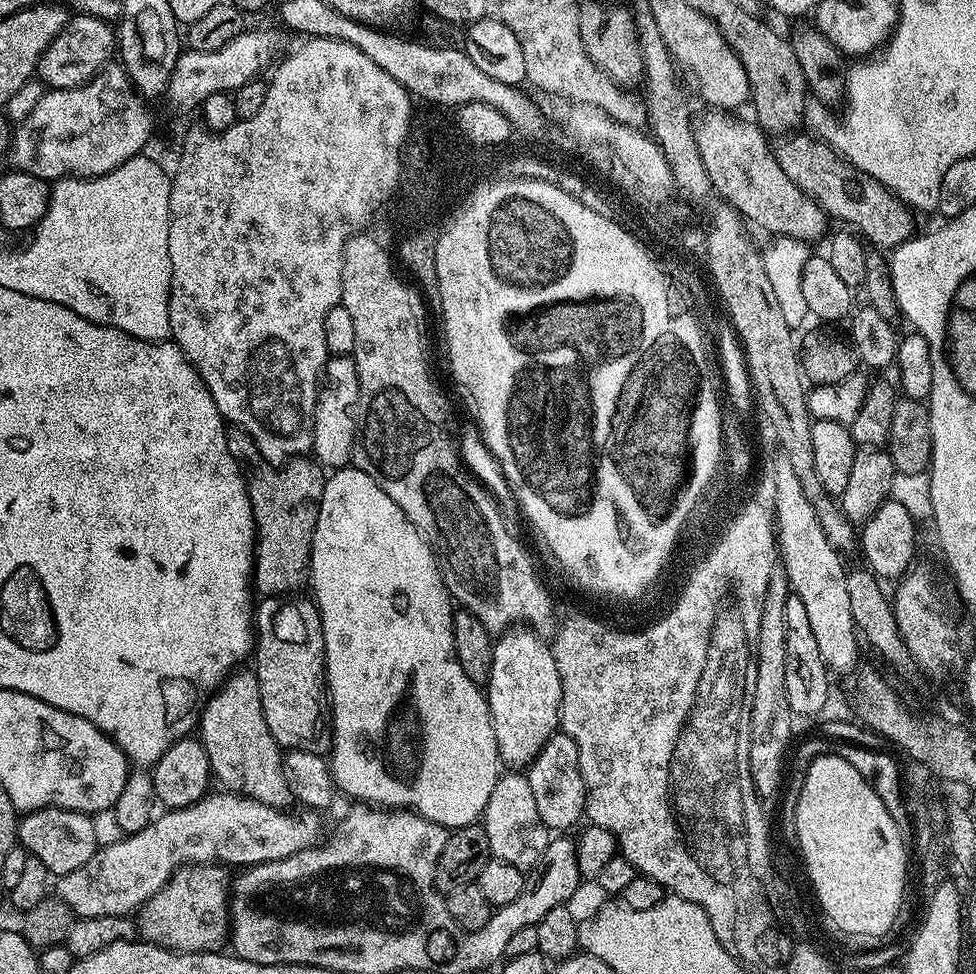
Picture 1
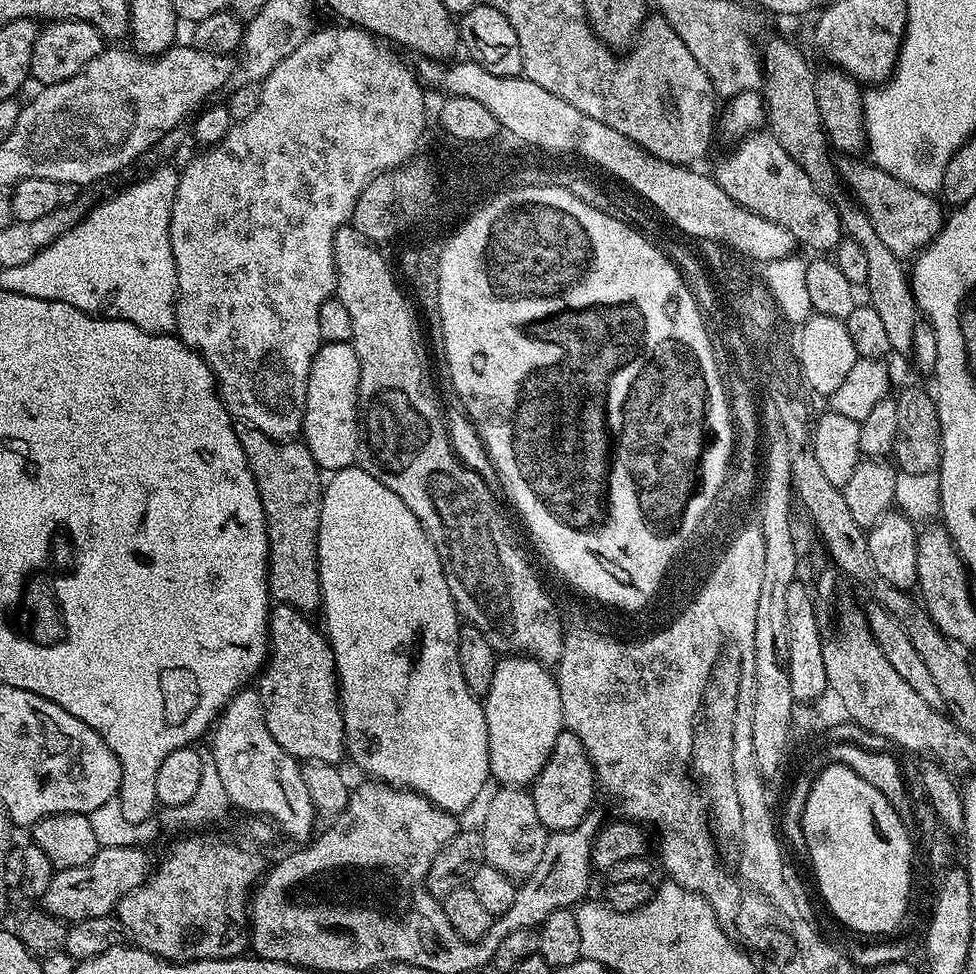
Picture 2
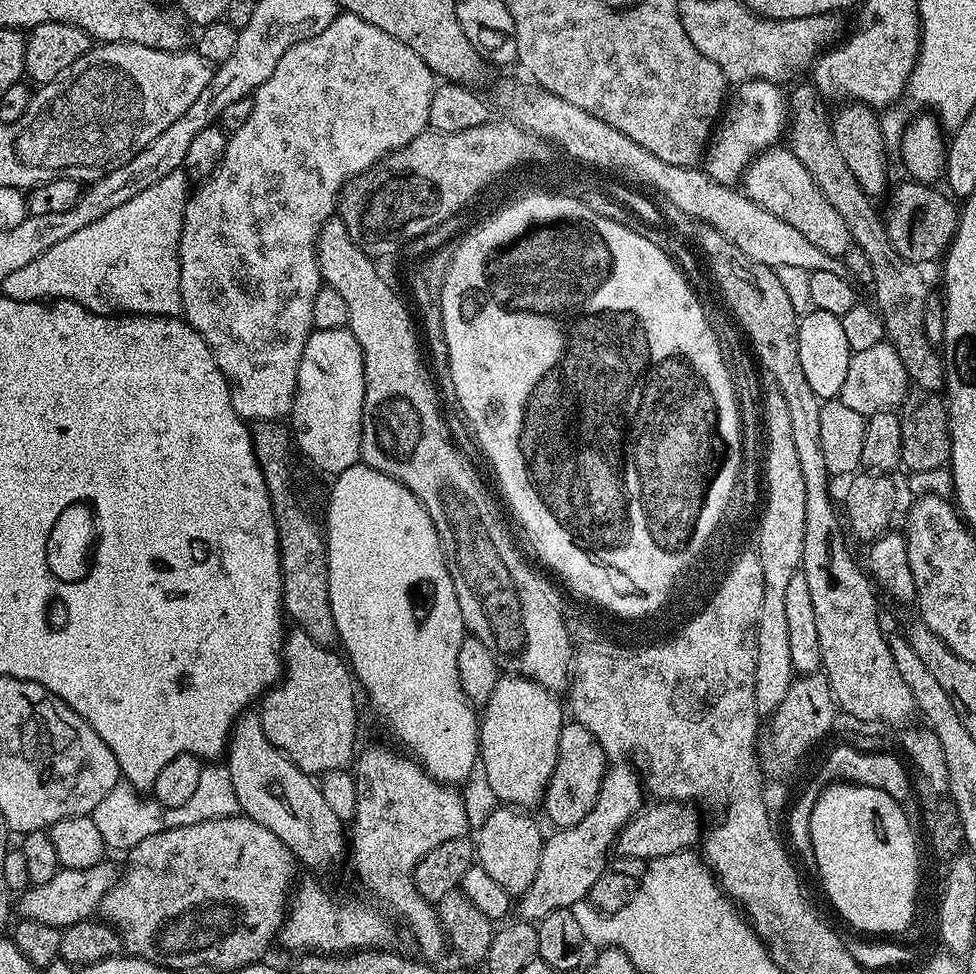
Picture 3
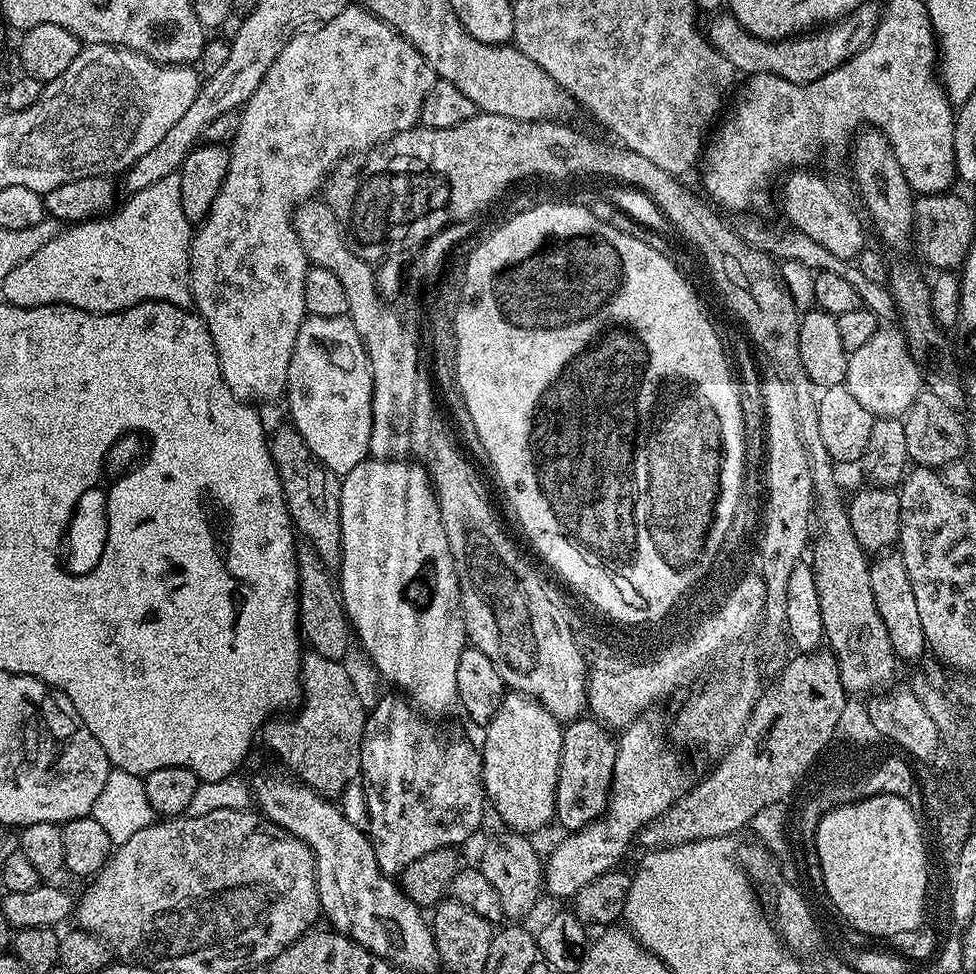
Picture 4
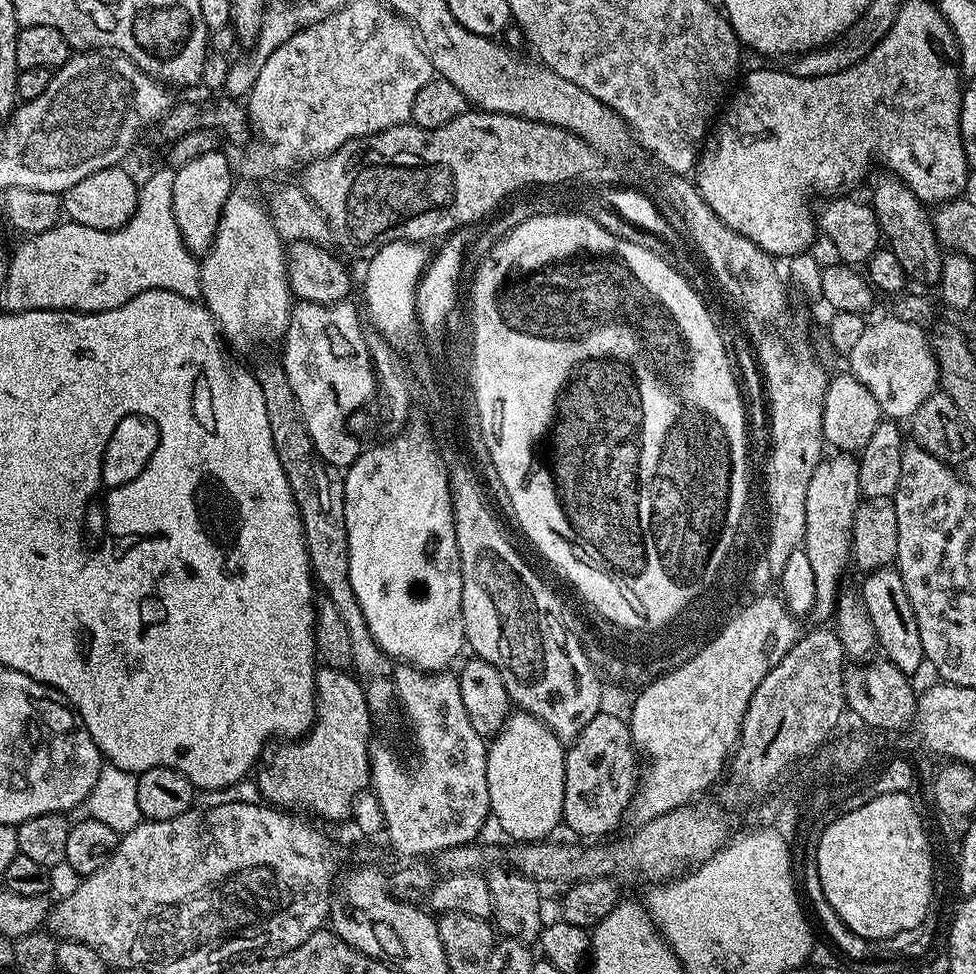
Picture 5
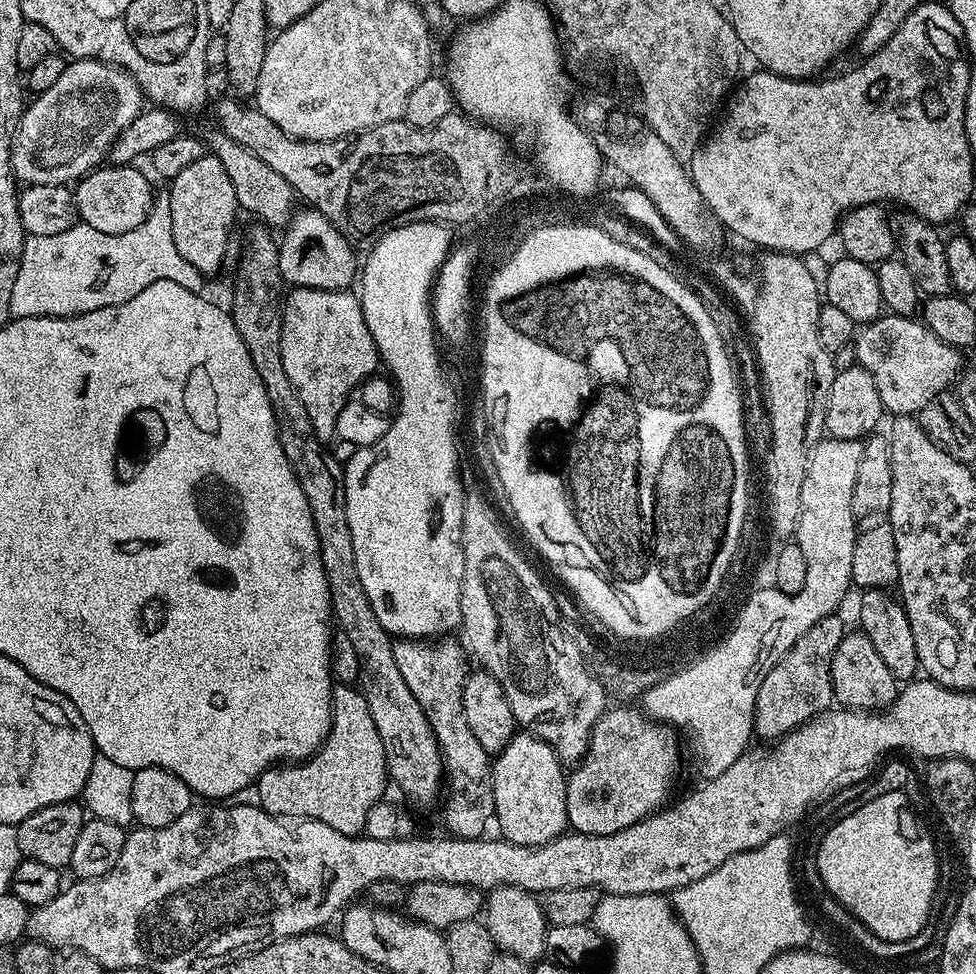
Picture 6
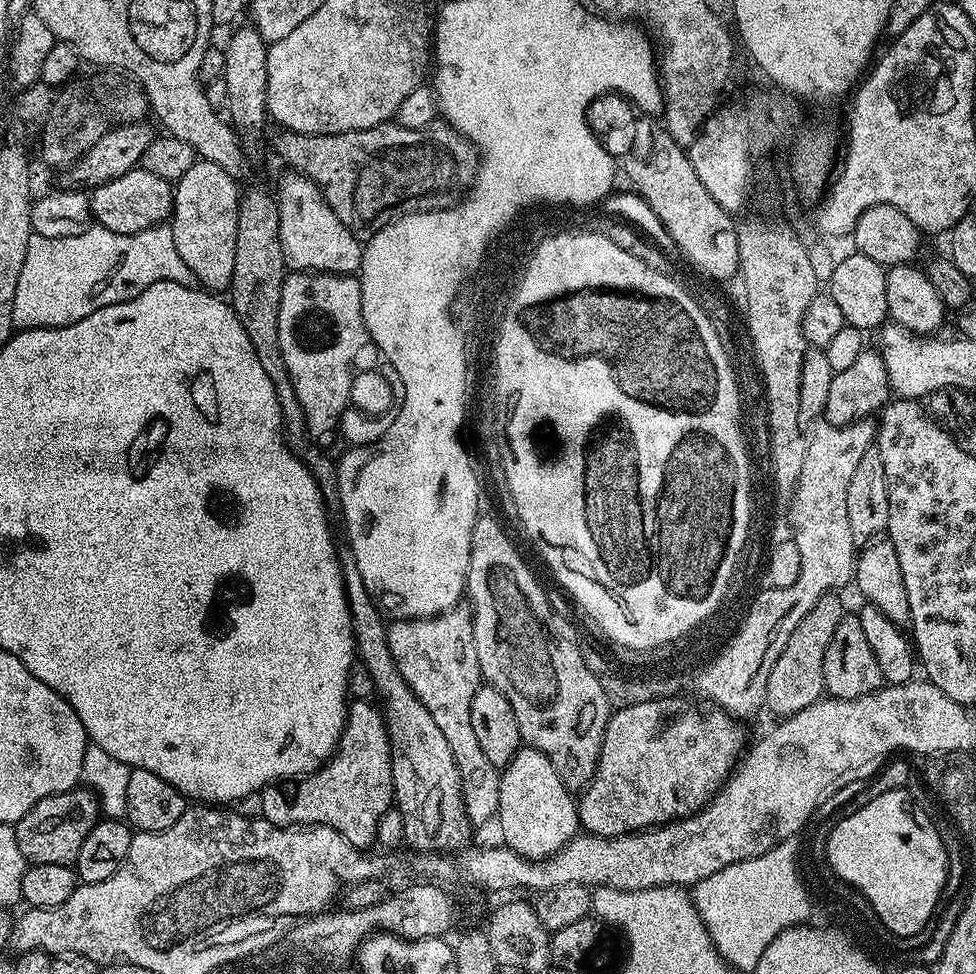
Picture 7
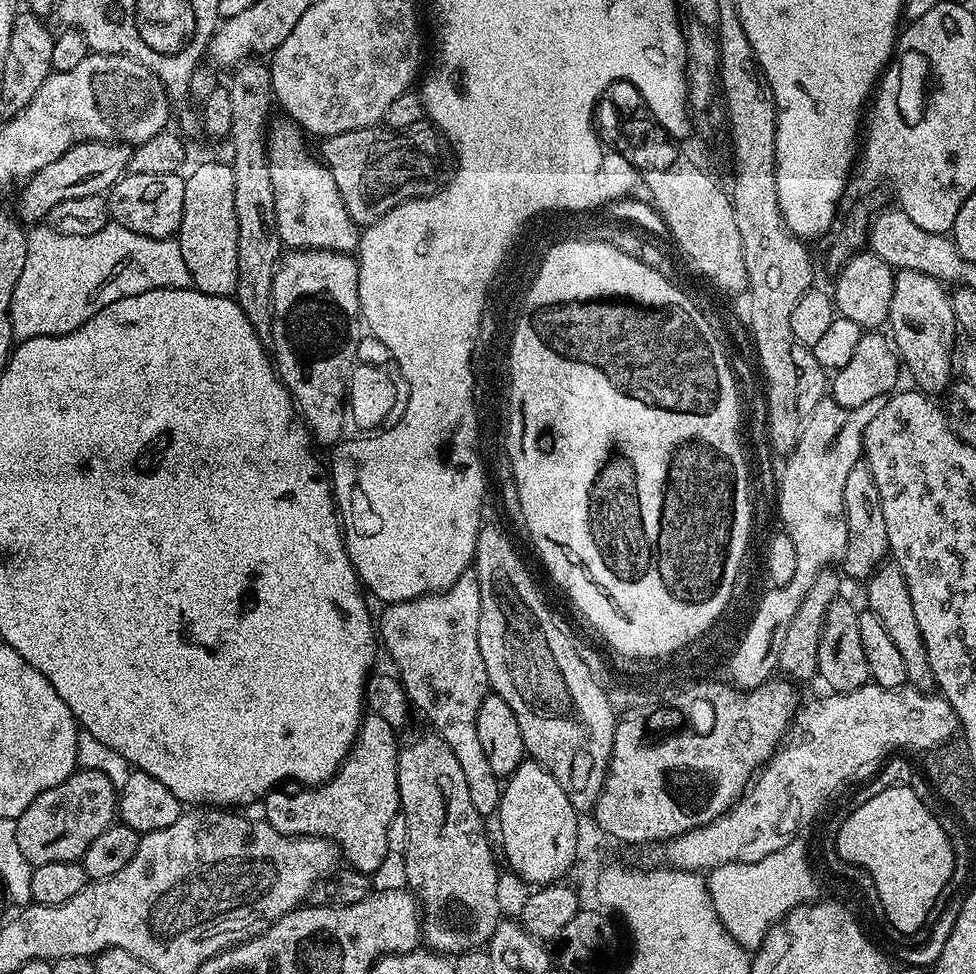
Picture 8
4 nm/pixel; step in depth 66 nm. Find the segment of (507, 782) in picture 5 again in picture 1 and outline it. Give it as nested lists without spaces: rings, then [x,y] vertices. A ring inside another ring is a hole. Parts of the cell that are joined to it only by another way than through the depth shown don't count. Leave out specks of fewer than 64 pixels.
[[[527,626],[503,633],[492,646],[492,669],[486,685],[498,754],[509,769],[524,770],[560,728],[562,682],[549,641]]]

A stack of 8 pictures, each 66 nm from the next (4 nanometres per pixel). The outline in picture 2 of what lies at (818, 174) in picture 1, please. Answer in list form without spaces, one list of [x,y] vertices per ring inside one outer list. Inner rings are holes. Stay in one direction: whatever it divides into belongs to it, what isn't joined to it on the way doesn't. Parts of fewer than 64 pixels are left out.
[[[844,156],[837,161],[841,181],[850,189],[860,209],[870,218],[878,238],[889,250],[901,258],[912,258],[927,246],[944,226],[945,209],[933,193],[914,190],[906,183],[898,182],[869,161],[860,162],[856,156]],[[937,200],[937,201],[936,201]],[[941,208],[941,209],[940,209]]]

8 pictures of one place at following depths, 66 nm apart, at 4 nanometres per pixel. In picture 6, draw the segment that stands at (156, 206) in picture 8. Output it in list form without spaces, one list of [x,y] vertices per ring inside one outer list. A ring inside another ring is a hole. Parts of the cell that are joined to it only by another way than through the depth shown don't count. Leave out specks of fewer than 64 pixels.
[[[101,166],[93,168],[87,176],[74,184],[76,215],[85,224],[102,234],[126,234],[142,222],[152,209],[154,191],[152,184],[136,166]]]

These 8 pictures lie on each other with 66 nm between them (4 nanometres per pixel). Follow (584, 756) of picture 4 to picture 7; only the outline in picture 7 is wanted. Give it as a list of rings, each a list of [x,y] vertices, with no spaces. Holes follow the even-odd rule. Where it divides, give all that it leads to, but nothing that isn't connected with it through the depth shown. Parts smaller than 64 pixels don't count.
[[[651,700],[650,702],[638,702],[634,706],[615,709],[609,715],[608,725],[604,731],[602,746],[600,747],[600,757],[596,760],[596,773],[588,781],[588,787],[579,793],[576,805],[576,812],[580,815],[580,828],[585,833],[593,836],[625,836],[631,832],[643,832],[646,828],[669,824],[672,820],[683,820],[696,812],[702,811],[708,801],[719,792],[720,787],[732,775],[733,768],[736,767],[746,748],[746,743],[744,744],[744,728],[740,725],[743,723],[724,712],[717,713],[716,715],[718,716],[712,716],[709,720],[702,721],[701,724],[696,724],[696,720],[692,716],[676,716],[673,720],[667,720],[664,717],[664,707],[666,707],[665,701]]]

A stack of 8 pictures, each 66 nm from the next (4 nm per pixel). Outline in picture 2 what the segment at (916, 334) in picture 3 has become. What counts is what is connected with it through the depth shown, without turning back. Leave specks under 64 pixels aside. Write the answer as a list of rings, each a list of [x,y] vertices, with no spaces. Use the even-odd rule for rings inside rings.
[[[768,40],[764,44],[764,48],[762,44],[762,95],[764,97],[767,131],[771,132],[774,138],[778,138],[778,142],[782,142],[782,150],[786,150],[786,154],[794,157],[798,162],[798,166],[802,166],[802,170],[806,170],[806,178],[810,178],[810,182],[814,182],[814,186],[822,195],[835,198],[836,213],[840,215],[840,225],[844,228],[844,236],[849,240],[858,242],[858,246],[862,246],[862,250],[866,250],[867,303],[879,315],[886,334],[890,337],[892,352],[896,354],[898,352],[904,352],[904,354],[911,353],[912,331],[918,319],[918,309],[916,300],[912,296],[912,282],[909,269],[906,267],[905,261],[901,257],[896,256],[894,250],[889,250],[882,242],[882,238],[878,238],[870,218],[860,209],[859,204],[856,203],[851,195],[844,194],[844,196],[836,197],[840,192],[840,188],[842,190],[842,181],[837,172],[837,161],[830,151],[828,136],[824,133],[824,124],[818,114],[818,98],[814,90],[815,81],[816,72],[814,68],[808,65],[807,58],[790,41]]]

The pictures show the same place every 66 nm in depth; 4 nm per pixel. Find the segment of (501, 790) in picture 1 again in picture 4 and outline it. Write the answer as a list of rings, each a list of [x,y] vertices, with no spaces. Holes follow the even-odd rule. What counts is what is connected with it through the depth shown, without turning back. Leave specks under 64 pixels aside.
[[[500,830],[497,836],[492,836],[485,842],[484,849],[480,852],[480,872],[486,874],[490,886],[498,890],[504,916],[508,918],[526,915],[535,906],[540,892],[542,896],[544,868],[540,864],[540,856],[536,853],[535,846],[528,840],[531,839],[523,832]]]

